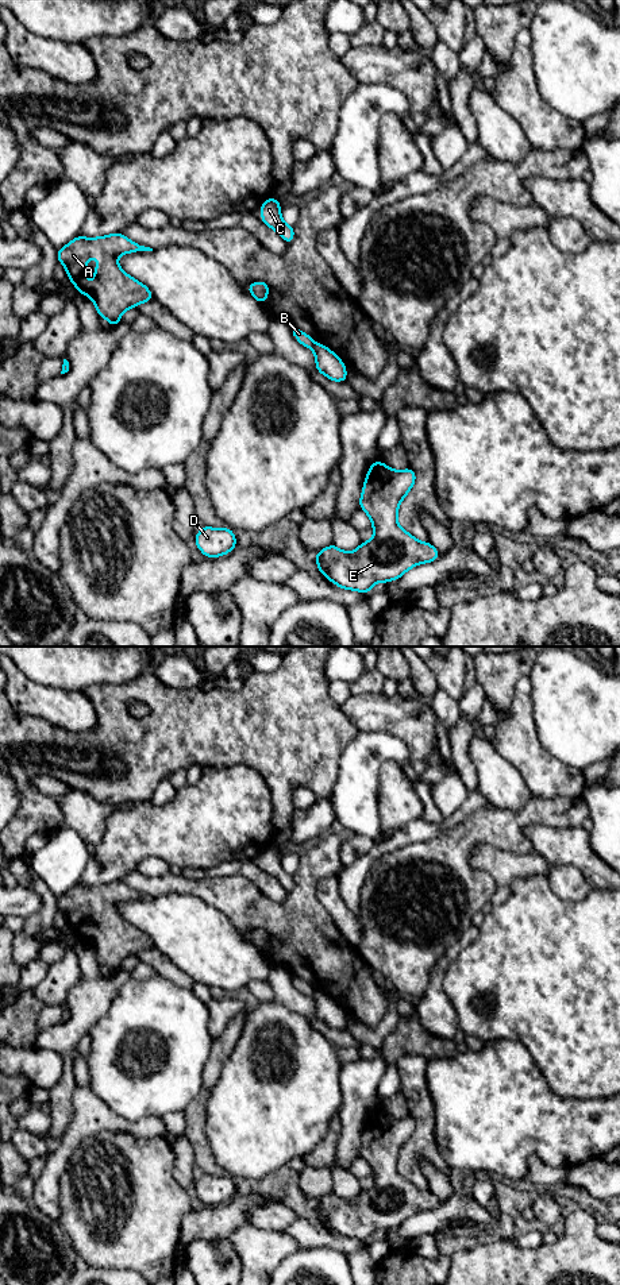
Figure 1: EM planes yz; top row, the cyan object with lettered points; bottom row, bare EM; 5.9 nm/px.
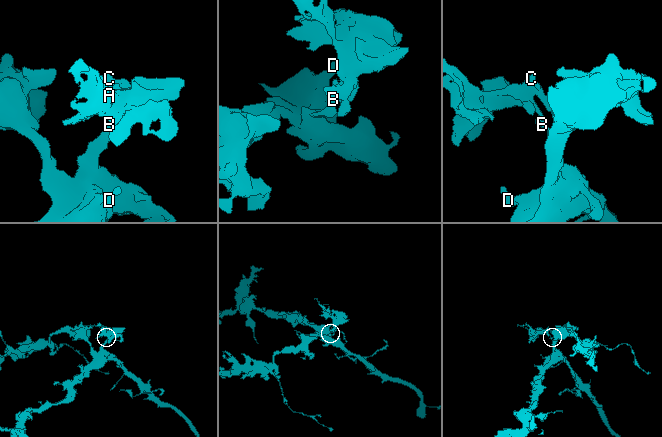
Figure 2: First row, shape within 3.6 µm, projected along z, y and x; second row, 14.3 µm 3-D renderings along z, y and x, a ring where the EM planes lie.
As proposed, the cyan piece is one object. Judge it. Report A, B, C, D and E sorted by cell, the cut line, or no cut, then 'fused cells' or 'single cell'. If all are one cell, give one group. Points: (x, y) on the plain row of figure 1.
groups A B C / D E; cut yz (315, 991), (311, 995); fused cells

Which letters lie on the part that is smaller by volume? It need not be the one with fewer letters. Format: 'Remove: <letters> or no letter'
Remove: A, B, C

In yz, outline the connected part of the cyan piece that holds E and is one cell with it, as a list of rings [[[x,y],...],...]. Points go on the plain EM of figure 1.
[[[377,1108],[370,1112],[359,1146],[359,1155],[373,1170],[374,1185],[362,1189],[354,1200],[331,1192],[315,1201],[317,1216],[340,1236],[369,1243],[377,1230],[392,1230],[408,1218],[435,1209],[440,1201],[427,1191],[419,1189],[397,1170],[400,1150],[416,1130],[408,1115],[396,1119]]]

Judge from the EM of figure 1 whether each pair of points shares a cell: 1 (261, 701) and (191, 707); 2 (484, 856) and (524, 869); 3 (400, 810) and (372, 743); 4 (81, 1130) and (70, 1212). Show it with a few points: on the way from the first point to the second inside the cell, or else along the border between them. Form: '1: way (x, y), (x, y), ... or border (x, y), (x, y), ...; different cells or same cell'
1: way (243, 707), (208, 707); same cell
2: way (493, 860), (504, 867), (515, 867); same cell
3: border (384, 761), (393, 760), (401, 767); different cells
4: border (110, 1131), (88, 1135), (72, 1153), (64, 1170); different cells

